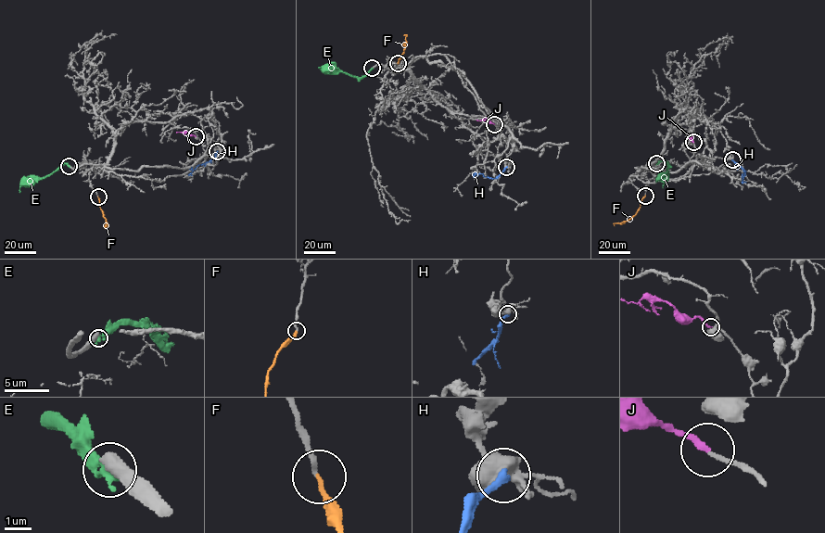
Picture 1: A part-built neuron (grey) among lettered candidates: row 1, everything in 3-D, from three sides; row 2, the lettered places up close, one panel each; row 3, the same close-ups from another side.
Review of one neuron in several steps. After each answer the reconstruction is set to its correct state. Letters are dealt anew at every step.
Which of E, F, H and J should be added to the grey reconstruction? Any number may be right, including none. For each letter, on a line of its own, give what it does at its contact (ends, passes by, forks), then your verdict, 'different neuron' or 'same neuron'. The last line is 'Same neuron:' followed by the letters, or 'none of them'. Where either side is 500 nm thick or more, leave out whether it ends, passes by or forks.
E: different neuron
F: it ends there; same neuron
H: it ends there; different neuron
J: it ends there; same neuron
Same neuron: F, J

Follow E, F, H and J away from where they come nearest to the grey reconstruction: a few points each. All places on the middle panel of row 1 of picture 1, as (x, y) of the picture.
E: (372, 69), (357, 78), (319, 67)
F: (398, 63), (405, 48), (404, 35)
H: (507, 167), (494, 178), (482, 174), (472, 175)
J: (494, 124), (488, 120), (476, 120)

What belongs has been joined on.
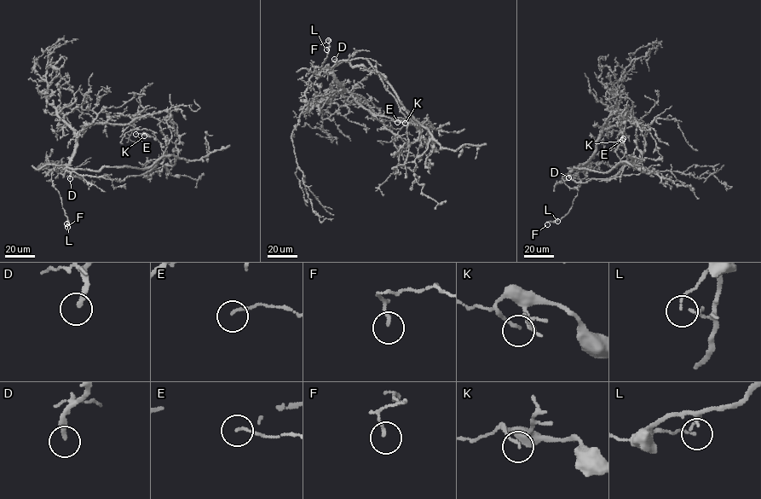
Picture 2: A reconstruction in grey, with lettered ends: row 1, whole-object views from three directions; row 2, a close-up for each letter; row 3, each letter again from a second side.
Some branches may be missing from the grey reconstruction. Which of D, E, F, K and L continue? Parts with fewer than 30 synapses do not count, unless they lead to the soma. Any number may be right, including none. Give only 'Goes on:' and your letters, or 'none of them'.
Goes on: D

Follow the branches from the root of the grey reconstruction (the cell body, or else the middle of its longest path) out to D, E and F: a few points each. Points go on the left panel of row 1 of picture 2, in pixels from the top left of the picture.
D: (78, 169), (66, 167), (71, 174), (70, 178)
E: (78, 169), (99, 171), (103, 166), (149, 167), (163, 155), (161, 143), (147, 134), (135, 134)
F: (78, 169), (54, 165), (52, 171), (52, 185), (60, 195), (69, 221), (67, 227)

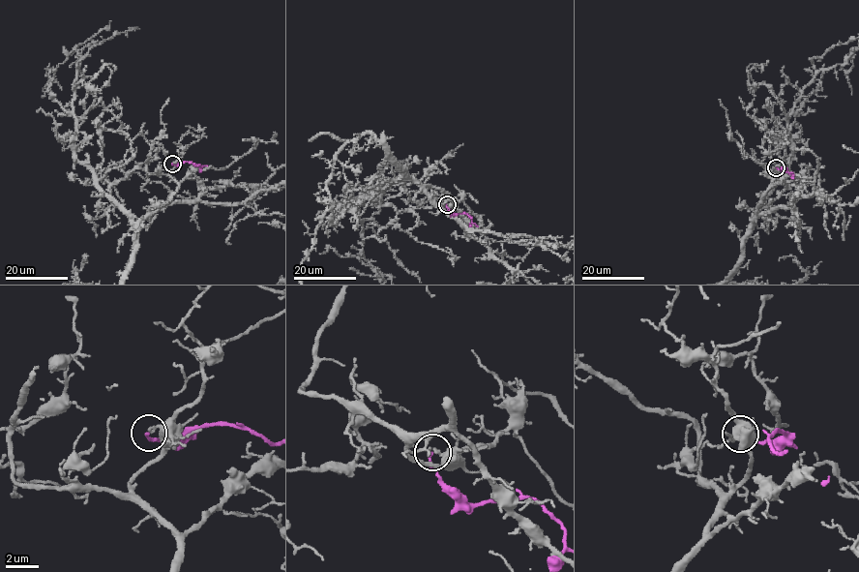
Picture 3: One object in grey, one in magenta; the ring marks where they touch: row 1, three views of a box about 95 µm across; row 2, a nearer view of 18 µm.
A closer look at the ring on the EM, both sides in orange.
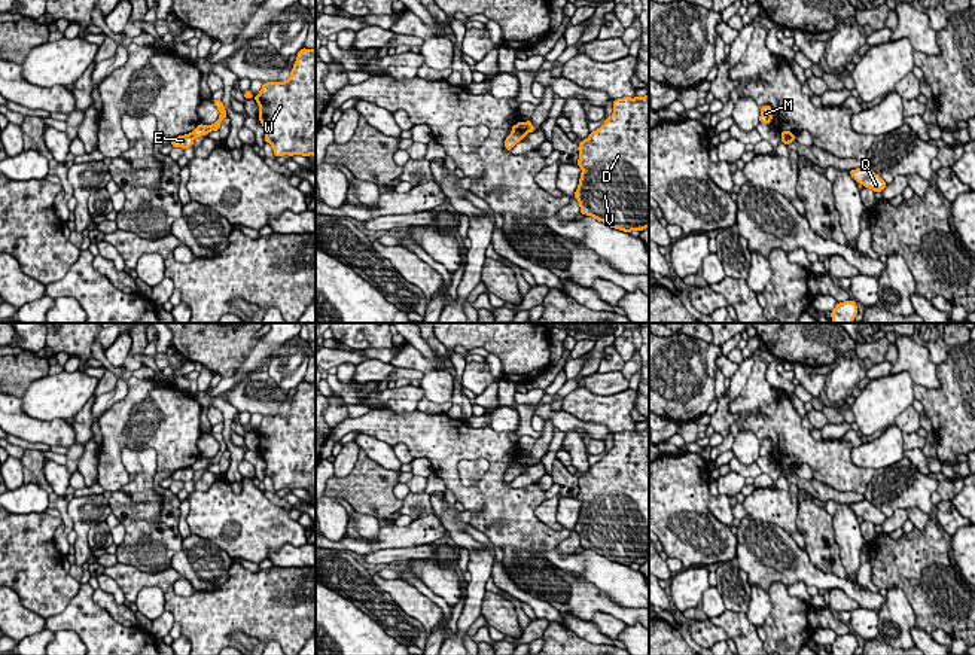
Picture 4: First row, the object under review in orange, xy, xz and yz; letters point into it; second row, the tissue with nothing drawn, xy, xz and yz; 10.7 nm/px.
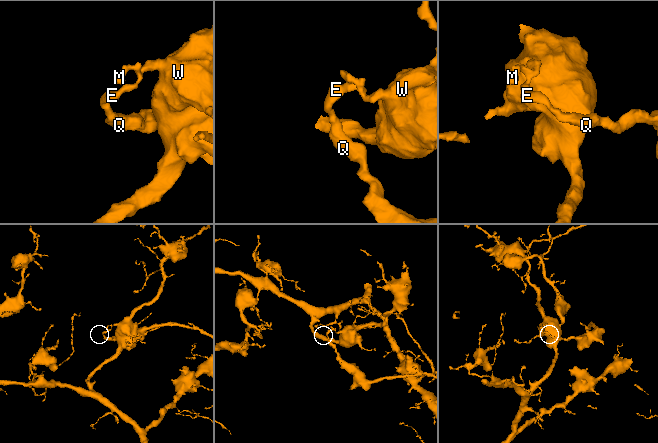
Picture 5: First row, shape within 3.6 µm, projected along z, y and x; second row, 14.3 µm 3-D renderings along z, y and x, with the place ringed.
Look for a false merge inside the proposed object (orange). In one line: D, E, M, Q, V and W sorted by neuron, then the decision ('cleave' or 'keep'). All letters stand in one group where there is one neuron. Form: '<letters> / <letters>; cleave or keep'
D M V W / E Q; cleave

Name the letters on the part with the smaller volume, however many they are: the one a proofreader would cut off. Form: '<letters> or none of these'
E, Q

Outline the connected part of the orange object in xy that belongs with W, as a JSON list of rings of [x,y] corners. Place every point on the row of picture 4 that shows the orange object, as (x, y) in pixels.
[[[302,48],[286,82],[266,82],[253,97],[259,104],[259,121],[265,141],[277,158],[283,155],[316,156],[316,49]]]

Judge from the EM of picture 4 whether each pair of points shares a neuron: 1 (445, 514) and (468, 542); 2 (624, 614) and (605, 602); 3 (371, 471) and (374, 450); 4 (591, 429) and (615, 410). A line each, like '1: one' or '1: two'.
1: one
2: one
3: two
4: two

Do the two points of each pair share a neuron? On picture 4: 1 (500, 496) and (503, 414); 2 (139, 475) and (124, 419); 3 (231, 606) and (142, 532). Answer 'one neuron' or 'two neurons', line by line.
1: two neurons
2: two neurons
3: two neurons

